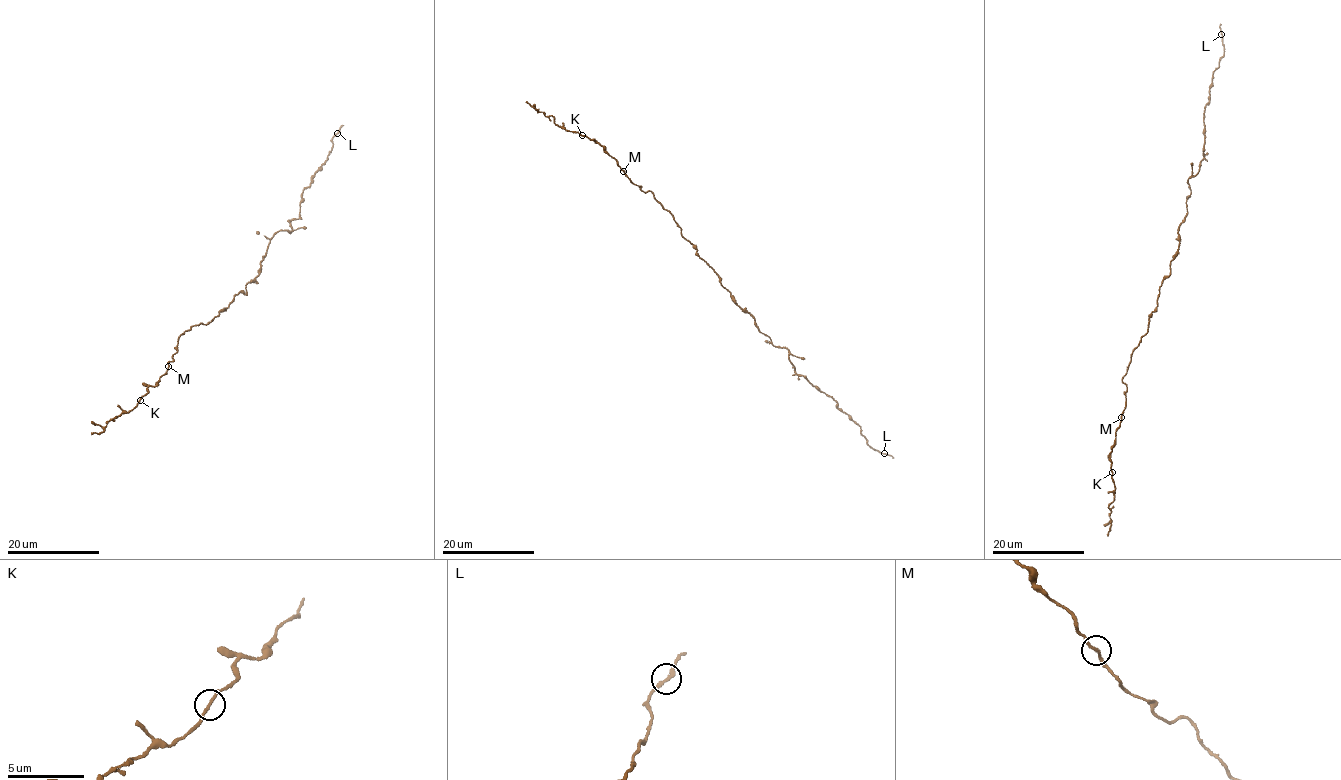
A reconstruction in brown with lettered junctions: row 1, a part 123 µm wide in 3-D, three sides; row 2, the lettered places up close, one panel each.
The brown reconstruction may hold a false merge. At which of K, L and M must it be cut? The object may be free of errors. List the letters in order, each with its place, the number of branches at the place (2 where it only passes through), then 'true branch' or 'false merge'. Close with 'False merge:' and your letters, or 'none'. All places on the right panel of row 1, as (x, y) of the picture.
K: at (1112, 472); 2 branches meet; true branch
L: at (1221, 34); 2 branches meet; true branch
M: at (1121, 417); 2 branches meet; true branch
False merge: none

